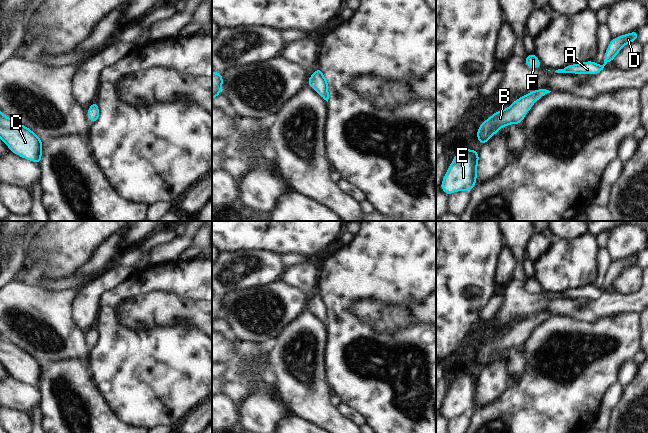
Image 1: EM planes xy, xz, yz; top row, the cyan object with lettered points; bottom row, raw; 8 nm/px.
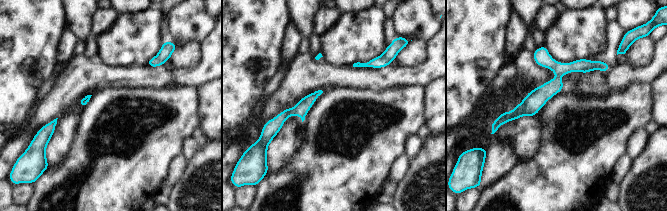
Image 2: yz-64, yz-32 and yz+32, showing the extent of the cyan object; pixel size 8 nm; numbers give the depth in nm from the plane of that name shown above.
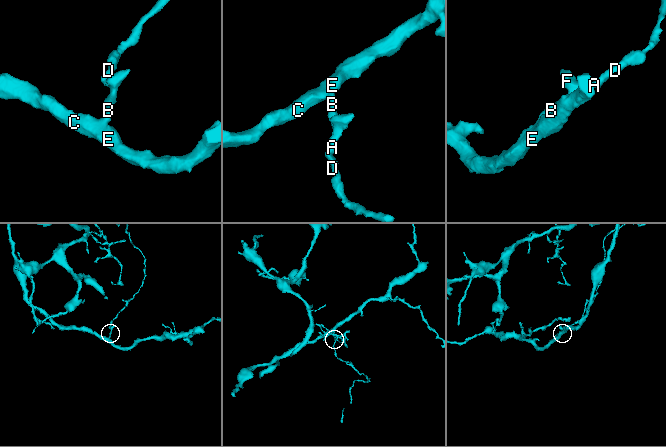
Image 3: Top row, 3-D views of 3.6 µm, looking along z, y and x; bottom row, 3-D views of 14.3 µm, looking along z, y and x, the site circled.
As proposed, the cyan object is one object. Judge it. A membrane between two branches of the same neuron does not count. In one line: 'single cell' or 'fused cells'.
single cell

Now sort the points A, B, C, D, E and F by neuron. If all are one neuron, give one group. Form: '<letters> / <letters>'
A B C D E F

